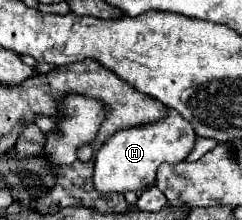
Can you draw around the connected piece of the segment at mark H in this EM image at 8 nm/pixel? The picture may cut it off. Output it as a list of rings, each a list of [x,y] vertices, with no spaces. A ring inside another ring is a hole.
[[[168,109],[166,117],[154,123],[128,127],[116,131],[96,153],[94,157],[94,187],[104,193],[140,193],[146,187],[152,187],[156,181],[156,169],[160,163],[178,163],[194,149],[196,133],[178,111]]]

